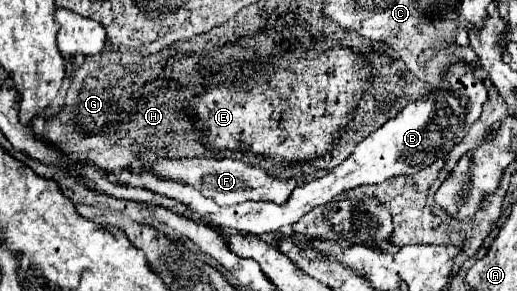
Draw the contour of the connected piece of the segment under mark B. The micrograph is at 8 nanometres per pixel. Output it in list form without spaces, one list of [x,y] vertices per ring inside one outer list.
[[[456,63],[448,69],[444,75],[444,81],[438,89],[432,91],[432,99],[420,99],[414,103],[408,103],[396,117],[388,119],[382,127],[378,127],[374,133],[370,133],[364,141],[356,145],[356,149],[344,159],[340,165],[330,169],[326,175],[316,177],[304,185],[298,185],[286,203],[276,205],[270,201],[244,201],[234,207],[220,207],[214,203],[214,199],[204,197],[198,193],[198,189],[178,183],[178,181],[164,181],[156,177],[154,173],[136,173],[132,169],[122,169],[118,173],[106,173],[106,179],[120,185],[150,189],[158,195],[166,195],[176,199],[178,203],[186,205],[190,211],[198,213],[198,221],[216,225],[220,229],[238,229],[242,233],[276,233],[280,229],[290,227],[296,223],[304,213],[314,209],[316,205],[332,201],[338,193],[368,185],[368,183],[382,183],[396,175],[412,175],[428,165],[432,165],[436,159],[442,159],[448,155],[448,151],[462,141],[468,127],[474,123],[474,119],[480,117],[482,105],[486,101],[486,87],[482,81],[478,81],[472,73],[472,69],[466,63]]]

